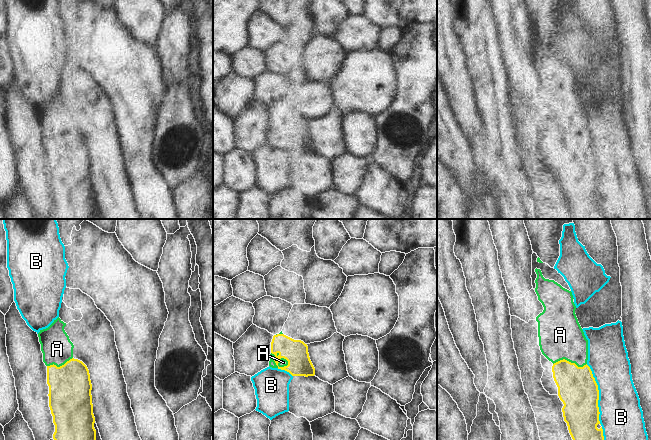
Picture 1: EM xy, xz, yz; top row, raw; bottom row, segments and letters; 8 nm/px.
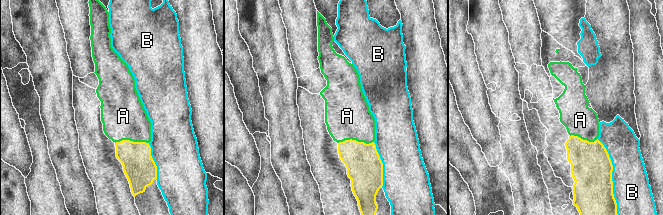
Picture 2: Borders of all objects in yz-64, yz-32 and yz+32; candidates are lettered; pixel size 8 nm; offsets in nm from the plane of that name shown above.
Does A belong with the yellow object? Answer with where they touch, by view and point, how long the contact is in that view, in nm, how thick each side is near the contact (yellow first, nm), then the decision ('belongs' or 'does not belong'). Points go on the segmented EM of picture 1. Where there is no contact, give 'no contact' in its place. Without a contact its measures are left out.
xz (277, 364) | 170 nm | 190/70 nm | belongs

